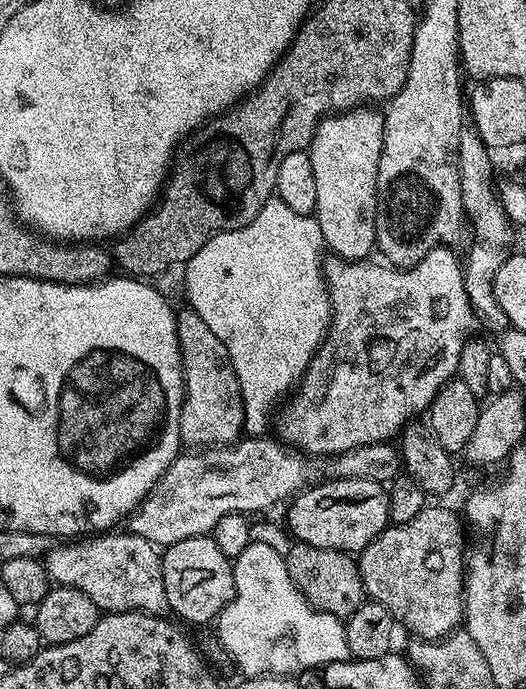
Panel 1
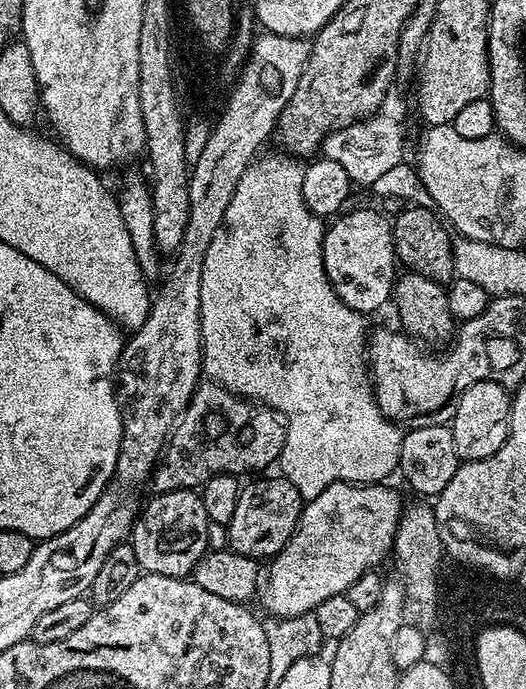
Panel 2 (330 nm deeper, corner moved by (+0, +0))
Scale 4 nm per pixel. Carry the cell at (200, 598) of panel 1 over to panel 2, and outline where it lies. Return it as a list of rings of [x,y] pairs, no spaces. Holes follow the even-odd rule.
[[[183,488],[177,492],[161,492],[143,505],[130,533],[130,547],[137,565],[145,573],[163,576],[191,577],[198,562],[209,551],[209,518],[203,499],[195,491]]]

